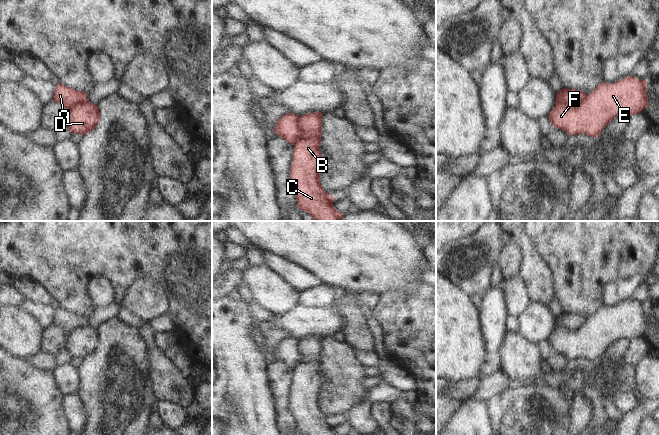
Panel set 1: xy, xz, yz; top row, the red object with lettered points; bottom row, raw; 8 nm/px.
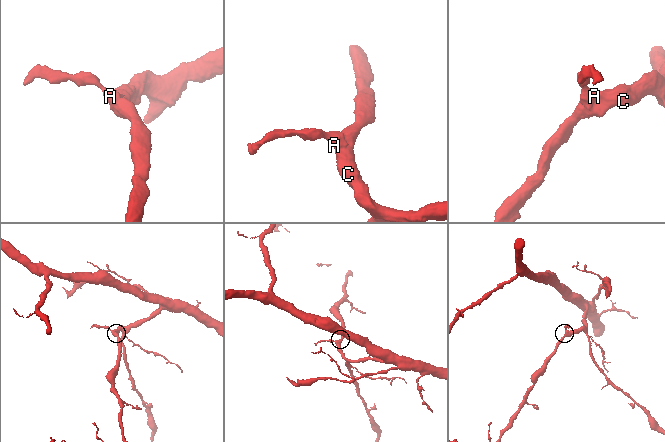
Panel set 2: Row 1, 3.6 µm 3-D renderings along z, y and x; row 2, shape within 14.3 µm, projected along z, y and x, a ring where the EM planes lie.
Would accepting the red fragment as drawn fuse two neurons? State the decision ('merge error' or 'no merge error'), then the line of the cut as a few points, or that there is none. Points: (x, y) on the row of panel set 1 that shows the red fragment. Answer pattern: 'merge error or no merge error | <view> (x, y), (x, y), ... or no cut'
merge error | yz (586, 95), (578, 105), (573, 107), (556, 103)

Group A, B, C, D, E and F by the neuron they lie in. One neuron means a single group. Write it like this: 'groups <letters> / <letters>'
groups A / B C D E F

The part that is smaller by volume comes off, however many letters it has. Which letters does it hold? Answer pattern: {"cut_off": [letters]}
{"cut_off": ["A"]}

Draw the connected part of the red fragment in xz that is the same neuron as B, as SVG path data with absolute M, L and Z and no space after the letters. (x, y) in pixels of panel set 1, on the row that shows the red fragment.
M314 112L299 116L300 129L304 137L294 145L293 162L290 169L290 184L297 200L297 207L311 215L315 221L340 221L345 215L337 211L334 206L334 197L325 192L320 183L320 169L323 163L323 156L319 150L321 146L322 116L324 113Z

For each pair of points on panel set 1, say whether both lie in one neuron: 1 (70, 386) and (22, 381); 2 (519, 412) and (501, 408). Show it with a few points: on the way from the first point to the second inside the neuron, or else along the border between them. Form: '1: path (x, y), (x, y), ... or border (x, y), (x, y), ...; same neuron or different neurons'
1: border (53, 372), (60, 389), (65, 395); different neurons
2: path (515, 412), (505, 408); same neuron

